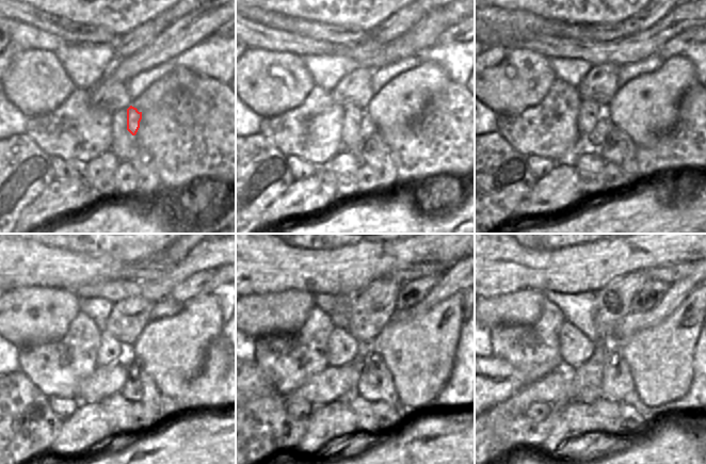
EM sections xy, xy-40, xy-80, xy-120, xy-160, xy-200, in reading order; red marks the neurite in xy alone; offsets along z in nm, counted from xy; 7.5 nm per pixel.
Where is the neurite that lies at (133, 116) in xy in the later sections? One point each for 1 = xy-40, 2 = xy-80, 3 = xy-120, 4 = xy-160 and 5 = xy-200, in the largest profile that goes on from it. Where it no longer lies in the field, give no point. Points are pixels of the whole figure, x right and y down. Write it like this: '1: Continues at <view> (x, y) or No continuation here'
1: Continues at xy-40 (367, 127)
2: Continues at xy-80 (591, 143)
3: Continues at xy-120 (103, 382)
4: Continues at xy-160 (332, 384)
5: Continues at xy-200 (558, 386).

